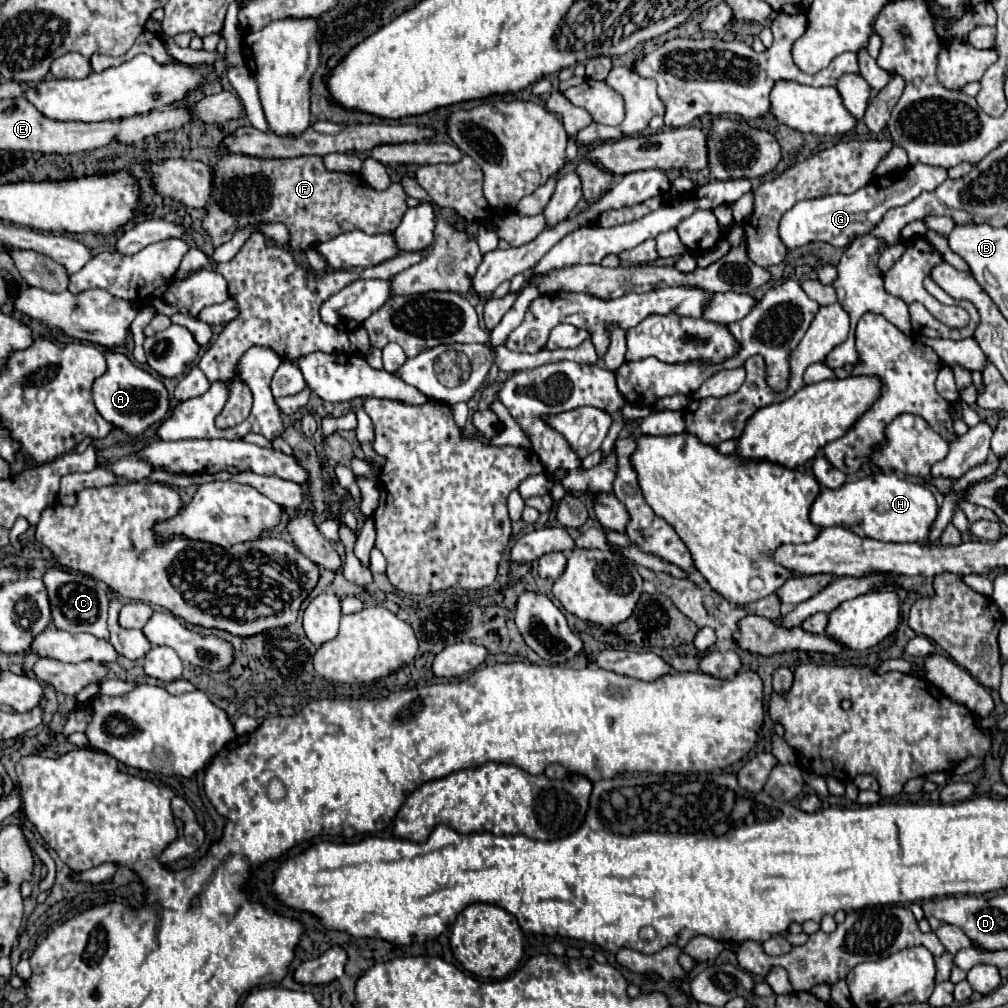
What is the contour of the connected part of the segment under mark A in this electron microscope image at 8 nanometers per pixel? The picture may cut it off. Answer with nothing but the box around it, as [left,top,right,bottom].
[92,350,170,438]

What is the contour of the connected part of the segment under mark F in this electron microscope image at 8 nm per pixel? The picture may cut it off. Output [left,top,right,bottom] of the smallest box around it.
[202,154,406,250]

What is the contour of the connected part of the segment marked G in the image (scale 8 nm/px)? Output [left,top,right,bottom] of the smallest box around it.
[780,164,948,248]

